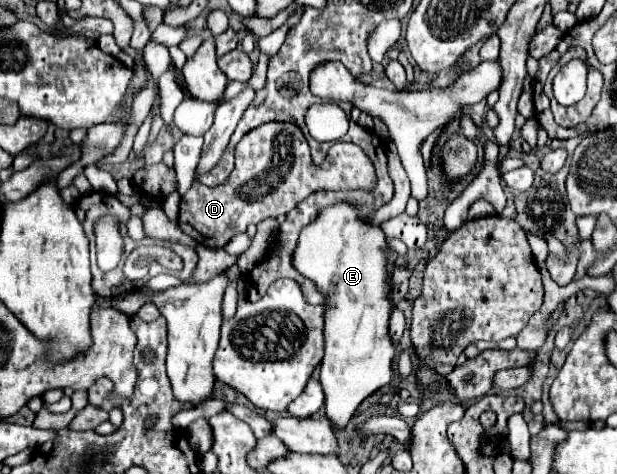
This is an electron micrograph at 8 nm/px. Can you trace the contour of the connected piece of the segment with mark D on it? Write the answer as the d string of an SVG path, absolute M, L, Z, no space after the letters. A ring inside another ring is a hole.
M271 122L247 132L235 146L235 168L231 176L215 186L193 184L181 200L179 228L191 240L207 248L221 248L233 236L267 216L281 216L293 210L303 198L317 190L371 190L375 188L375 166L357 144L339 142L329 150L321 168L311 164L309 144L295 124Z

